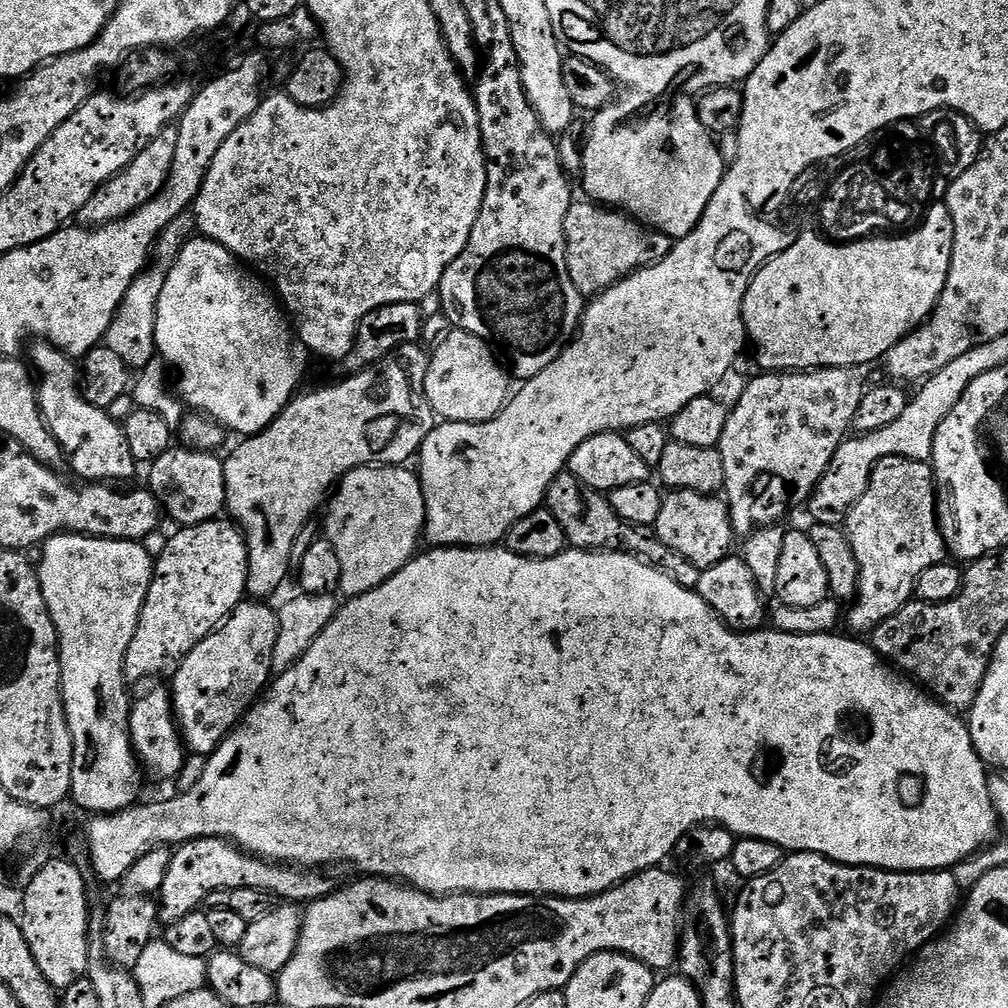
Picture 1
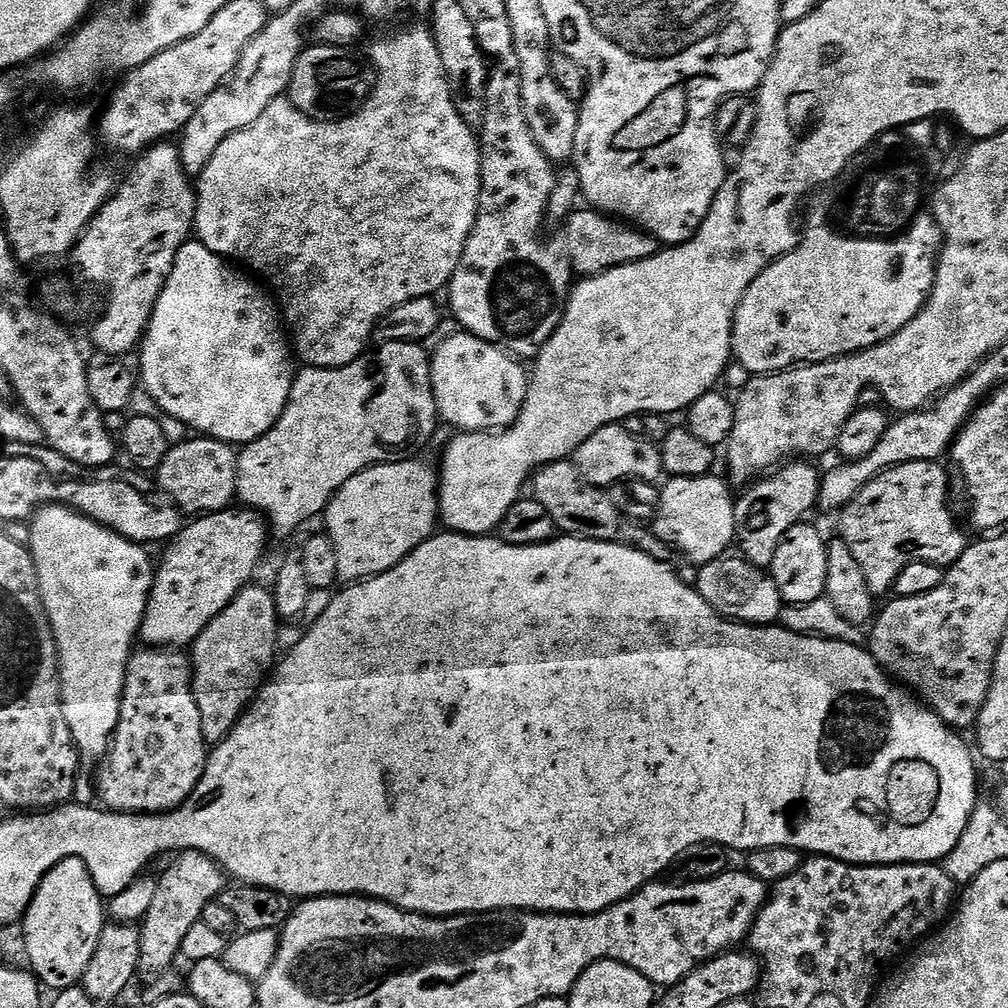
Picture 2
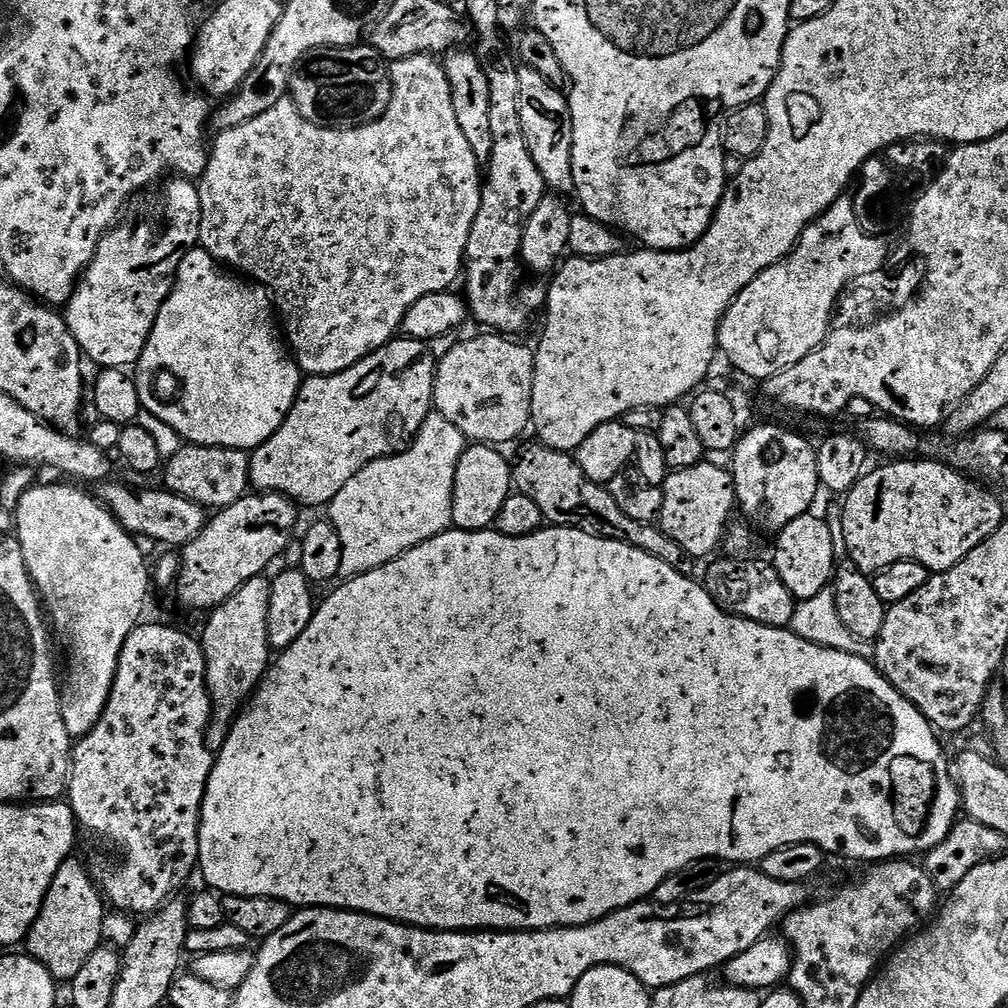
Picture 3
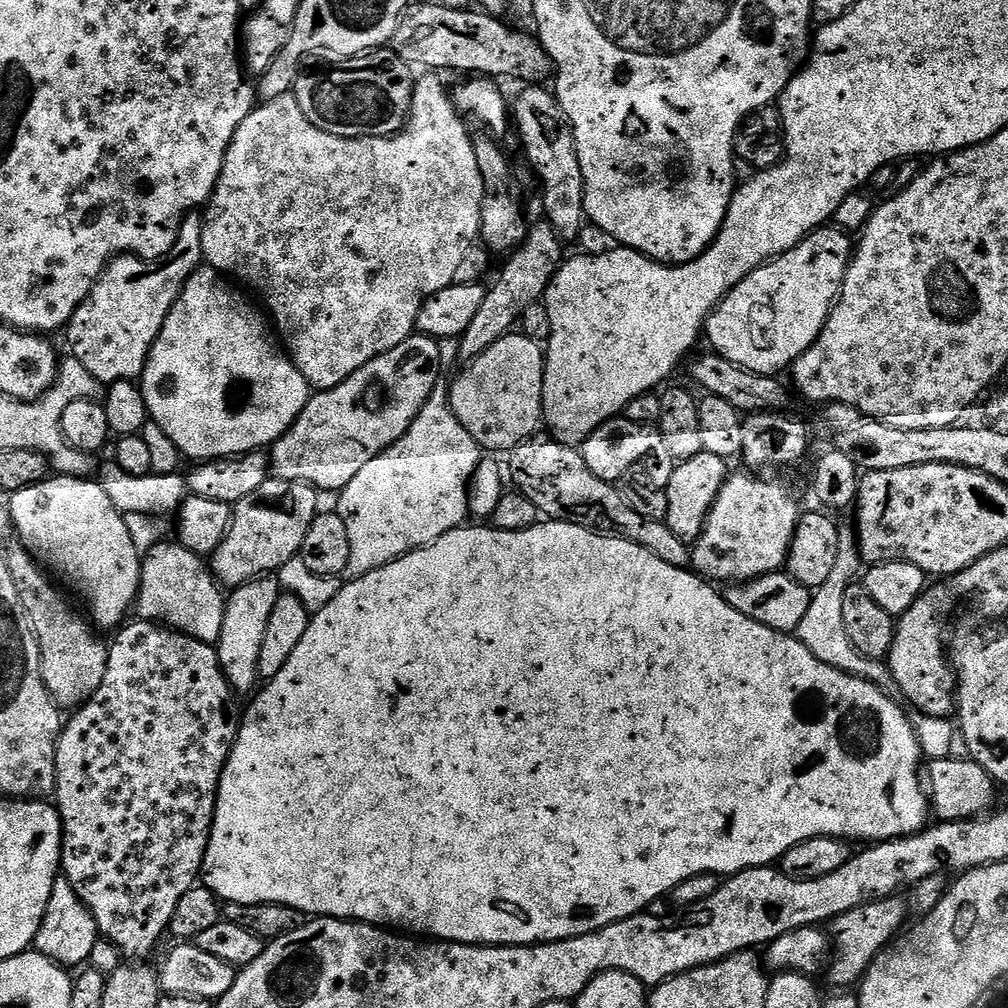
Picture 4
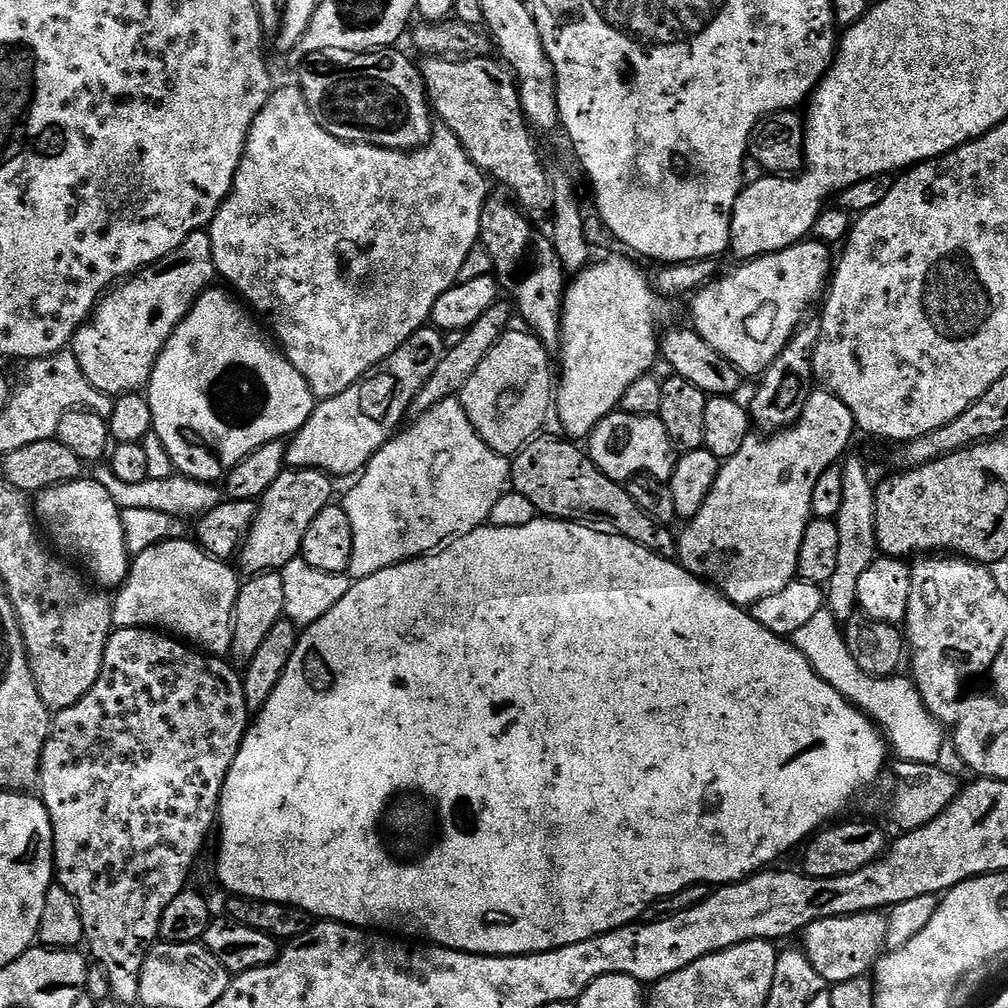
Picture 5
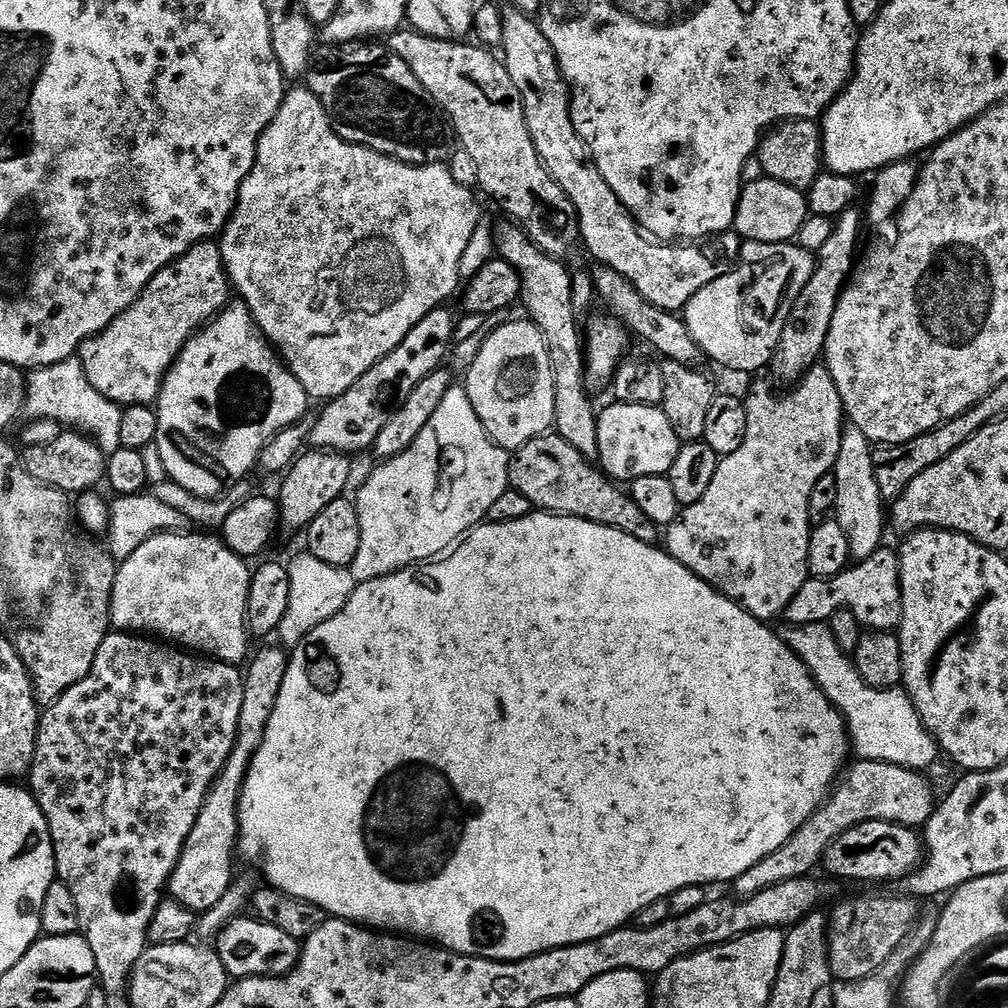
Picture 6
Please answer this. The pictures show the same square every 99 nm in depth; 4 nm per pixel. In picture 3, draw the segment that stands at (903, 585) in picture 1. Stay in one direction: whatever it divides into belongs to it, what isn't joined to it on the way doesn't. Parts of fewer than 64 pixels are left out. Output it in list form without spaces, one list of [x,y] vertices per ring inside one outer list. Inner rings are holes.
[[[900,458],[895,462],[884,462],[881,468],[874,468],[865,471],[864,477],[847,492],[845,500],[848,501],[840,512],[843,547],[848,548],[848,556],[852,559],[849,561],[860,572],[883,572],[903,560],[918,562],[932,574],[948,572],[958,566],[974,546],[986,542],[986,538],[990,538],[1006,518],[999,498],[987,492],[980,485],[983,483],[973,482],[965,473],[956,472],[938,460]]]

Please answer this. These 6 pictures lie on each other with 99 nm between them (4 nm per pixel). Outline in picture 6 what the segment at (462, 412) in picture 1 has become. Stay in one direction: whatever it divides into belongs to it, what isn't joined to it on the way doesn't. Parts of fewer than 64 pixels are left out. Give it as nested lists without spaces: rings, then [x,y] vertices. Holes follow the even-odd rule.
[[[519,318],[496,328],[480,344],[472,365],[468,368],[468,377],[462,380],[462,386],[468,391],[470,406],[474,406],[474,414],[478,414],[478,422],[486,430],[492,443],[503,448],[509,454],[515,454],[519,448],[526,446],[539,436],[549,435],[556,422],[554,410],[554,370],[550,366],[550,354],[546,350],[546,342],[531,320]]]

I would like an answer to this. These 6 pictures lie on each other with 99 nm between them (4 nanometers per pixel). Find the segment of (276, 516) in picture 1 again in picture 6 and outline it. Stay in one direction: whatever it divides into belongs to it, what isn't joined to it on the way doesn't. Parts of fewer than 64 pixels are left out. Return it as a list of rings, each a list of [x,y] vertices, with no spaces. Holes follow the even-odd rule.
[[[447,307],[435,308],[386,358],[382,358],[346,394],[337,396],[336,399],[327,401],[320,412],[320,417],[316,420],[316,425],[310,428],[310,444],[313,449],[327,450],[341,454],[353,454],[371,449],[372,443],[378,438],[378,430],[386,426],[386,418],[403,404],[404,399],[414,390],[422,378],[426,378],[430,373],[445,363],[444,355],[448,352],[448,347],[452,344],[452,335],[456,332],[456,324],[452,321],[452,316],[448,313]]]

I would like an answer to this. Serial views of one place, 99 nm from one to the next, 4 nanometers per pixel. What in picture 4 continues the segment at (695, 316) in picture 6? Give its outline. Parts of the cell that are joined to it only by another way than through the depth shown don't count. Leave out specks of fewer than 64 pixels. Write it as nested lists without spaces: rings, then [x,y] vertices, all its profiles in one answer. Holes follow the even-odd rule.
[[[832,227],[817,228],[798,246],[775,260],[769,260],[761,268],[742,278],[742,282],[738,282],[738,286],[728,292],[708,318],[706,340],[712,343],[709,344],[711,351],[754,374],[770,376],[780,374],[784,367],[785,371],[796,363],[799,356],[804,355],[806,349],[812,347],[839,297],[848,261],[854,255],[853,241],[848,241],[846,233]]]

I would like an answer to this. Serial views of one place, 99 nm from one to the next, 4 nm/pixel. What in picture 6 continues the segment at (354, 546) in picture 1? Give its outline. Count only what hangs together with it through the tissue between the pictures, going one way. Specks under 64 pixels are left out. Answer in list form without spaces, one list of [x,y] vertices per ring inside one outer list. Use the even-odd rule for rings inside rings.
[[[454,386],[438,402],[434,418],[426,422],[422,434],[402,454],[377,463],[376,469],[364,480],[360,493],[354,496],[356,517],[360,527],[358,554],[351,566],[353,580],[373,580],[394,574],[413,564],[423,564],[443,557],[461,538],[468,535],[477,524],[487,521],[490,506],[510,491],[508,483],[509,453],[493,444],[486,434],[474,406],[470,406],[468,391]]]

